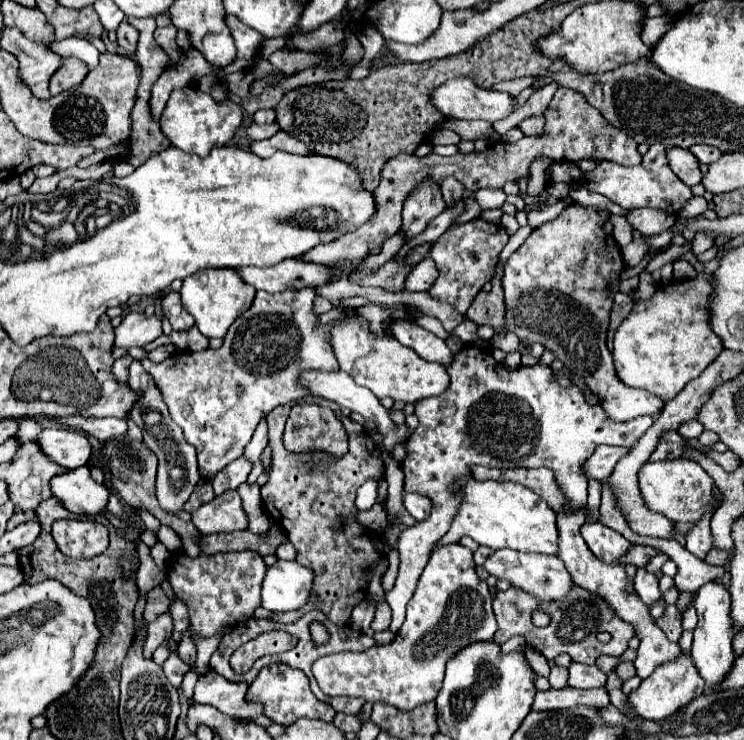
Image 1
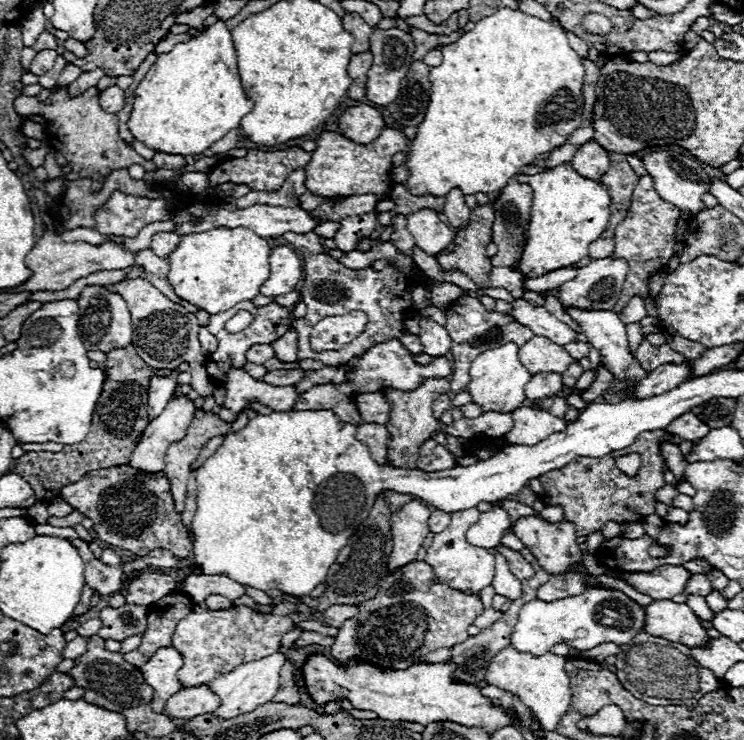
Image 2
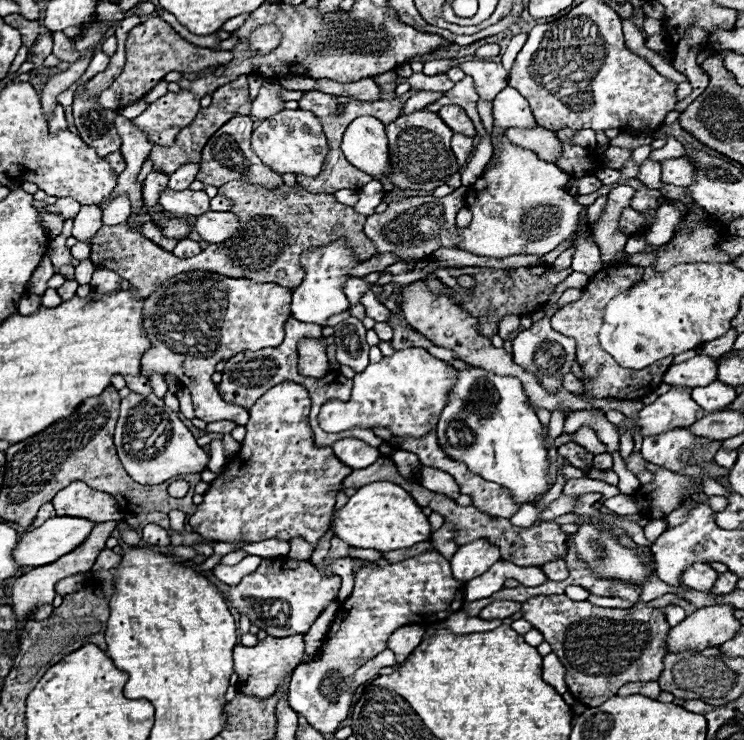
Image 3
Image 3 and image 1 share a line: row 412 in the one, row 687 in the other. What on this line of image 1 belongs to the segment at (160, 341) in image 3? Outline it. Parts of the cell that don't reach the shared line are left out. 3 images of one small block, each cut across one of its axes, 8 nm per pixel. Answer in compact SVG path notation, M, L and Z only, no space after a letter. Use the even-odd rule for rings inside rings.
M208 670L196 682L194 700L198 704L210 704L228 716L238 716L238 718L262 716L258 704L248 704L244 700L246 690L248 690L246 682L228 682L220 674Z

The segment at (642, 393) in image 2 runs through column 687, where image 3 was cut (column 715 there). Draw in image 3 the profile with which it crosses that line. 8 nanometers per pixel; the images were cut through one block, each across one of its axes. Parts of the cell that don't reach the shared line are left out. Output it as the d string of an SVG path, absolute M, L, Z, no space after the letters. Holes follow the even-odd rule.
M694 356L682 364L672 364L664 374L666 384L684 384L688 388L708 386L718 380L716 360L710 356Z

